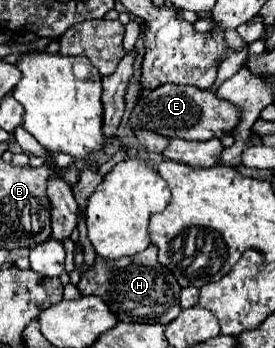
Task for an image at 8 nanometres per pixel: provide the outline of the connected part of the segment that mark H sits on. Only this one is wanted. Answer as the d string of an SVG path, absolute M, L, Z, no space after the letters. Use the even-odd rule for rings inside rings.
M151 244L145 252L135 254L133 258L119 258L119 262L101 262L101 258L97 258L97 266L89 268L87 272L81 274L81 282L79 282L79 292L83 296L99 296L105 300L105 304L113 310L113 314L119 318L119 322L141 322L141 324L169 324L171 320L175 320L181 312L179 306L179 298L177 294L181 292L175 276L159 264L157 260L157 248Z

